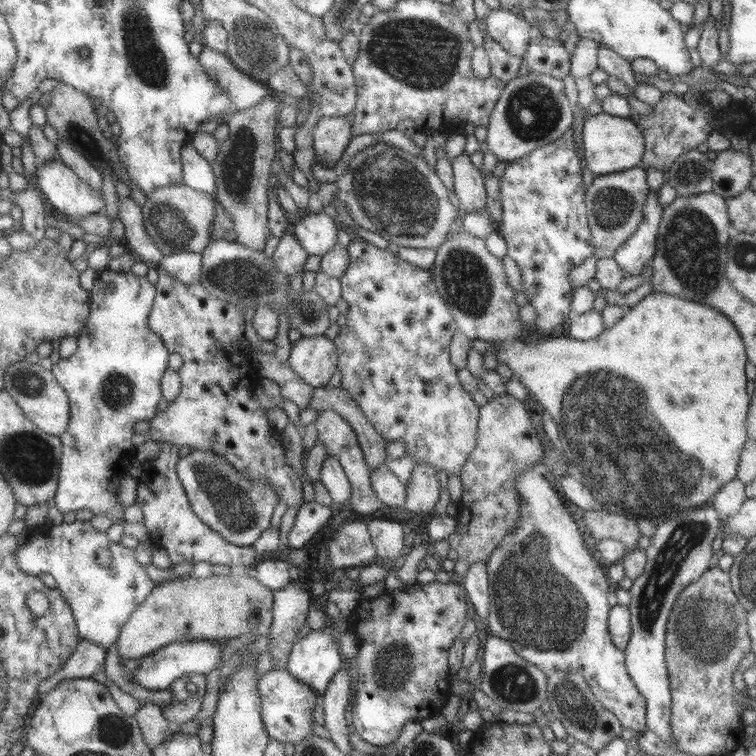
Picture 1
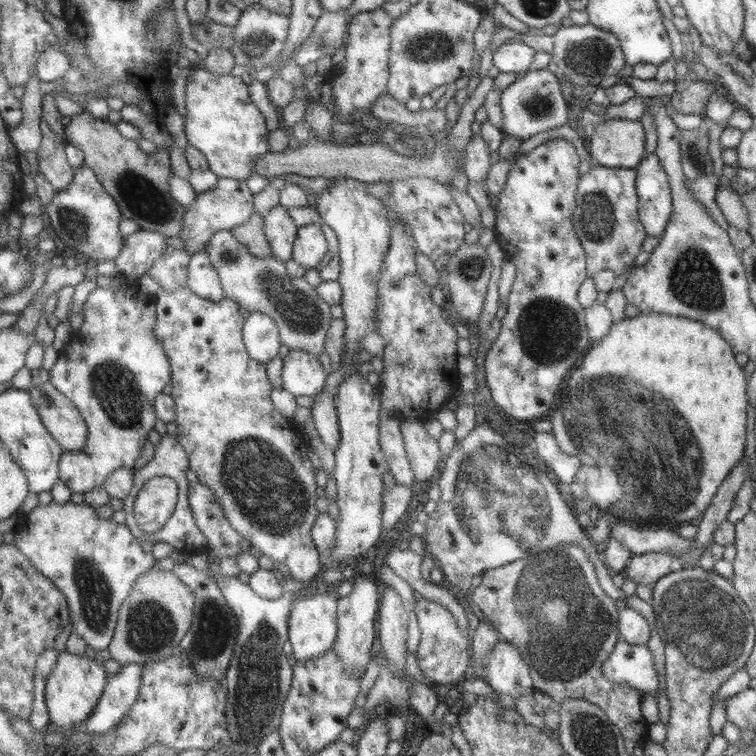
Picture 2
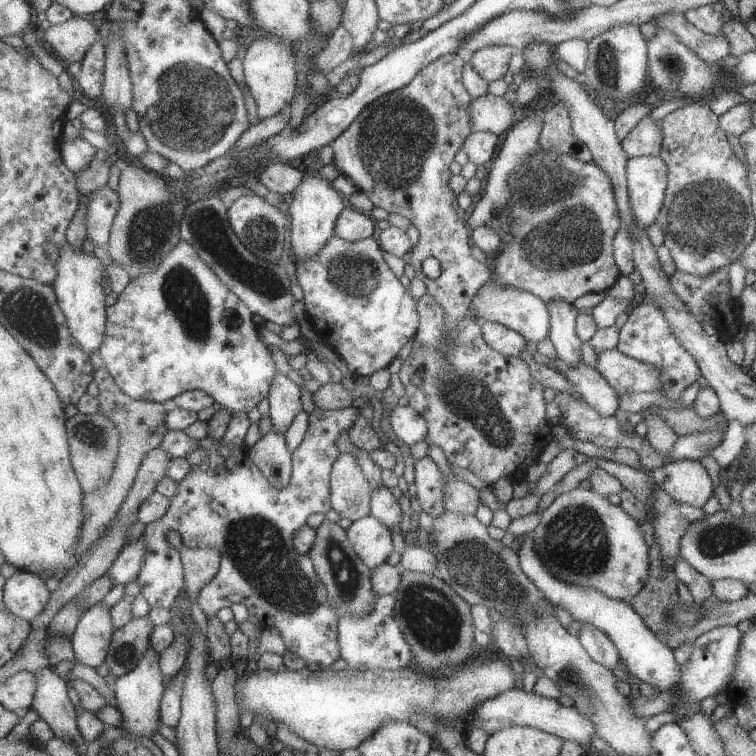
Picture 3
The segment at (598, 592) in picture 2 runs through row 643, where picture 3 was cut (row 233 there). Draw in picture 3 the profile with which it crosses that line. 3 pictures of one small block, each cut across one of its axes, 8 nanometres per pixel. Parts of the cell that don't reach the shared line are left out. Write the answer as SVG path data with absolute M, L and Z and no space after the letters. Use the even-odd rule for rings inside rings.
M540 149L540 152L528 156L526 162L524 162L514 174L510 174L508 184L510 184L510 190L512 192L512 200L510 200L510 204L508 204L508 208L510 208L510 234L512 234L512 240L503 244L502 252L491 258L491 269L494 270L496 280L498 280L500 284L508 284L508 286L512 286L512 288L520 288L520 290L531 292L538 296L538 298L541 298L545 303L560 298L560 300L564 300L564 302L573 304L576 298L580 298L580 296L584 296L584 294L588 294L589 292L590 294L592 294L592 292L606 292L610 286L618 280L621 273L619 272L618 266L616 266L612 241L614 240L616 232L621 229L620 214L618 214L618 204L616 204L614 186L612 186L612 182L610 182L610 176L608 176L598 164L576 160L575 157L568 156L568 154L564 154L564 152L556 152L556 150L546 152L546 150Z

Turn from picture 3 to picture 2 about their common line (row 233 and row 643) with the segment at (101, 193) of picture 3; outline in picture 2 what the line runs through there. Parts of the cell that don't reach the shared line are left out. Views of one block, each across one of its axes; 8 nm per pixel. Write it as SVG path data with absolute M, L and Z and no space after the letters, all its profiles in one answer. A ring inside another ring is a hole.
M54 500L48 505L38 506L36 510L26 513L24 517L26 517L26 520L22 522L22 532L20 532L20 534L16 534L16 539L14 542L22 549L22 552L25 552L31 558L35 566L40 569L44 575L54 580L54 582L65 592L69 598L69 604L75 624L75 632L78 632L82 638L85 638L88 641L88 644L95 650L110 650L111 644L117 634L121 610L127 604L127 601L133 596L134 584L137 584L140 576L144 576L146 572L150 572L150 570L156 566L156 562L158 562L158 558L156 558L154 551L150 551L150 553L148 553L144 550L142 540L136 537L134 531L127 525L127 523L120 524L120 522L116 522L112 518L100 518L100 514L98 514L96 507L87 503L76 504L76 502L70 500L70 502L60 504L60 502Z

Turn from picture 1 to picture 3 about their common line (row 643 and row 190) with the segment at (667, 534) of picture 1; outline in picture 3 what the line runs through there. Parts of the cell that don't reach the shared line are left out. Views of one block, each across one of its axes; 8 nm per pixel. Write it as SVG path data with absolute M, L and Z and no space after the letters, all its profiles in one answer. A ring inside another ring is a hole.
M659 156L632 157L627 160L626 178L630 197L630 210L636 218L638 226L647 229L657 222L665 199L667 187L668 167Z

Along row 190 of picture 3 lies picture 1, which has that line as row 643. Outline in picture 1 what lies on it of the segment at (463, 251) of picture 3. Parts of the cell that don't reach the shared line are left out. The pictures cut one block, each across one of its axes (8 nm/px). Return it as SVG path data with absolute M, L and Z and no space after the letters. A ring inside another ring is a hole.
M455 579L453 582L444 584L435 580L432 583L428 583L426 585L422 583L415 584L407 588L407 585L404 587L402 591L384 591L381 596L376 598L366 598L362 603L360 603L360 607L356 609L356 612L350 619L352 630L358 636L360 640L359 653L356 656L356 660L353 662L355 666L355 671L357 672L358 681L355 683L357 693L356 700L354 704L354 722L356 727L358 728L358 733L362 736L363 740L370 742L375 746L385 746L387 747L390 744L394 744L397 740L400 740L400 736L402 736L402 730L406 728L406 724L413 721L422 721L426 718L436 718L436 716L440 716L442 714L442 710L444 710L444 706L448 704L448 700L452 698L452 666L450 666L450 650L452 650L452 646L456 644L456 640L462 636L462 632L464 632L464 626L466 626L466 614L467 605L466 605L466 587L462 580Z

